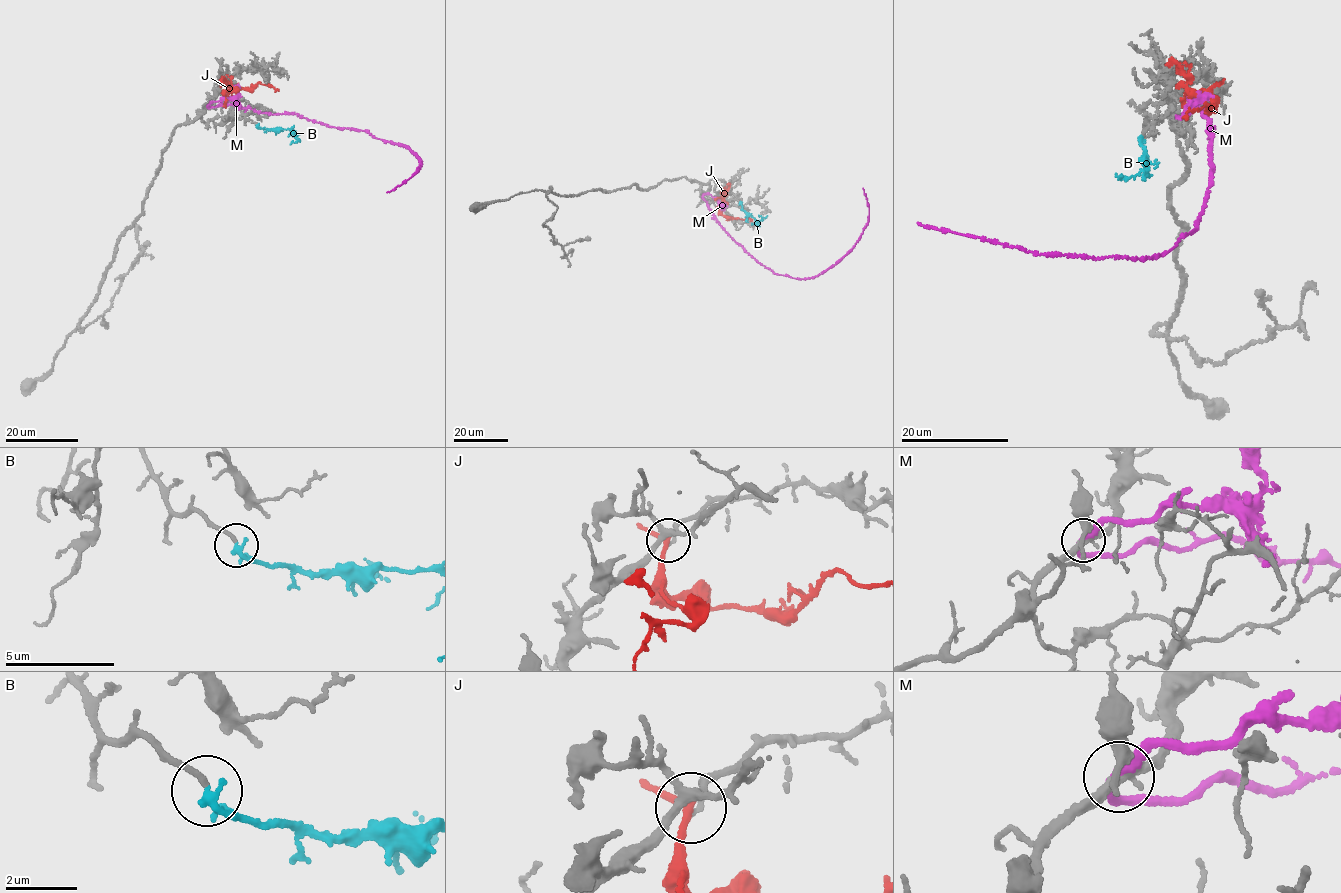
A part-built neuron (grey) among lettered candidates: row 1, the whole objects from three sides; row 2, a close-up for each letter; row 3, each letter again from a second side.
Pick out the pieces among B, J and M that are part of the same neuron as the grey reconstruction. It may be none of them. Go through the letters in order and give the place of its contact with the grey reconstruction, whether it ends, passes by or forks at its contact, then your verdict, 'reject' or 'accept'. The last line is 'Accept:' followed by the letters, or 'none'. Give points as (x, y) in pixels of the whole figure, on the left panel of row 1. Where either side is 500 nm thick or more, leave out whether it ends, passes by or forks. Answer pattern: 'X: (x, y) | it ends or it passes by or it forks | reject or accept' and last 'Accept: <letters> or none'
B: (256, 125) | it passes by | accept
J: (231, 77) | it passes by | reject
M: (209, 104) | it passes by | reject
Accept: B

